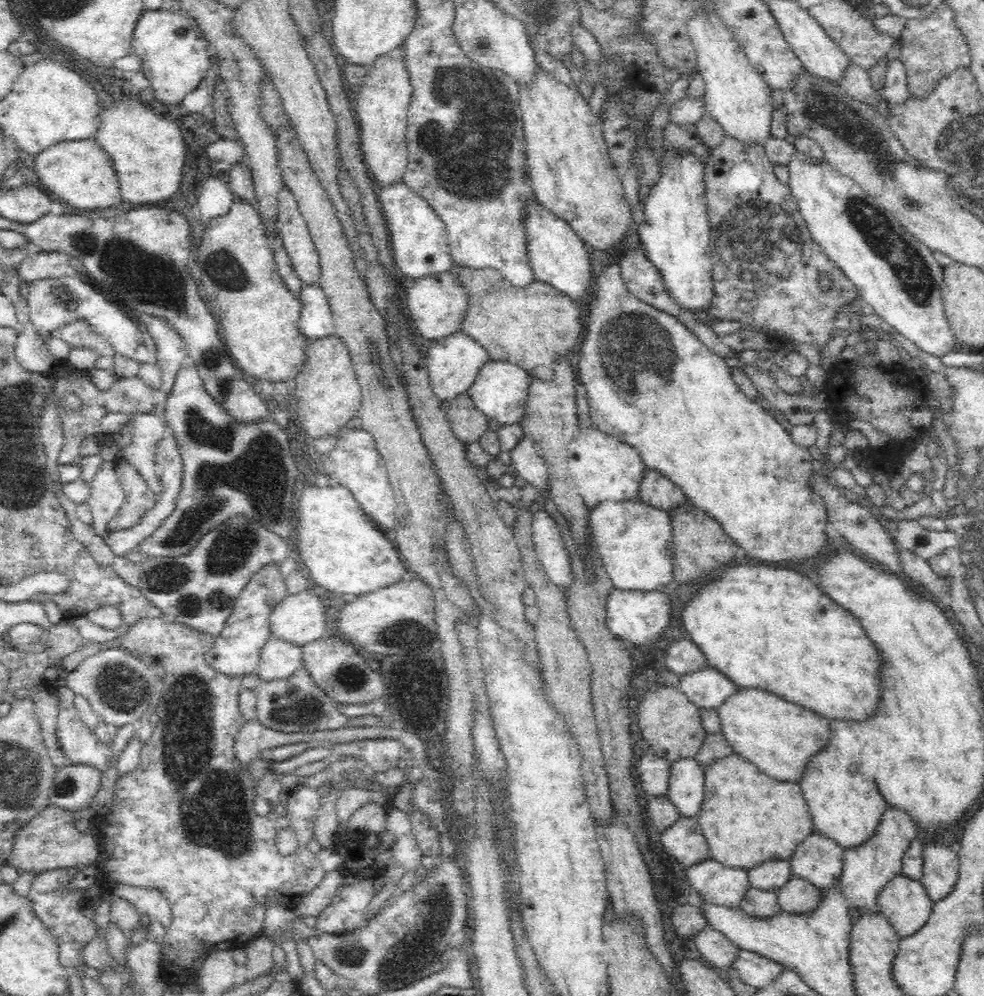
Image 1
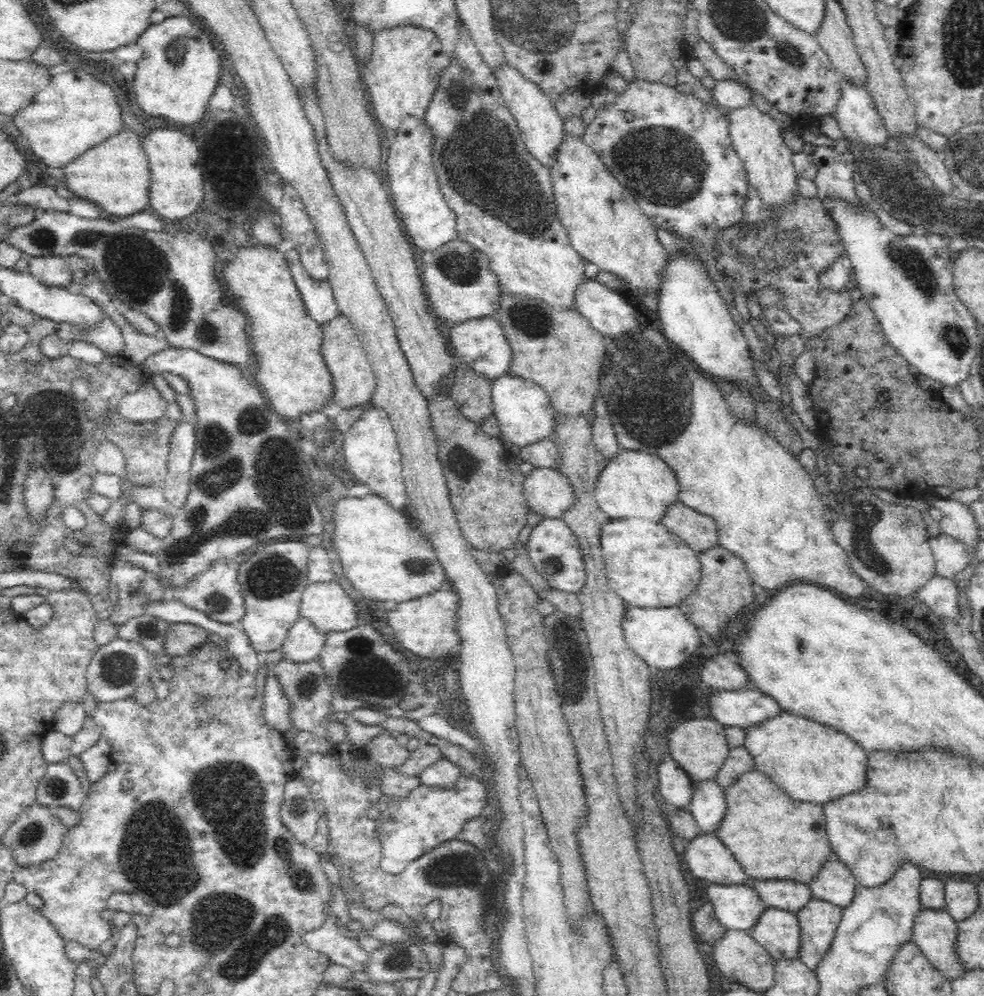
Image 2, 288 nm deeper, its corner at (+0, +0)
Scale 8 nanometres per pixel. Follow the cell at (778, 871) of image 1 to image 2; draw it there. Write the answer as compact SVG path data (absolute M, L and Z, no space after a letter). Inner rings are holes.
M770 878L770 880L754 880L754 888L760 900L770 908L782 908L788 912L800 910L810 898L812 890L808 884L786 878Z

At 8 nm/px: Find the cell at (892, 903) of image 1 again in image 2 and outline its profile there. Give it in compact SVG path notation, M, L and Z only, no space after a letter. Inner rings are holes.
M920 906L912 924L912 942L928 956L928 962L948 980L958 980L966 970L956 966L952 942L956 940L956 920L946 910Z

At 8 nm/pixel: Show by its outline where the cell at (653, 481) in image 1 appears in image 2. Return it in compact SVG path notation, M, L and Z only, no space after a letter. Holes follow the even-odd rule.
M680 500L666 504L666 510L662 512L660 520L674 534L678 534L682 540L686 540L696 552L702 548L720 546L714 520L710 516L698 512L696 508L682 504Z

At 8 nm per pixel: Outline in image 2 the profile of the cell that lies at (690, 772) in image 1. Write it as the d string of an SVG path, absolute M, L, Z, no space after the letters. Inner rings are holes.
M716 778L692 782L692 798L686 808L702 832L714 832L726 810L722 784Z

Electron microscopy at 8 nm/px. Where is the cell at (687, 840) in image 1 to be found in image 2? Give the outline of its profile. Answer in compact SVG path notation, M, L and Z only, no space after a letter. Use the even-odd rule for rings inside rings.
M698 832L694 838L682 844L682 850L684 862L688 864L694 876L718 884L744 882L748 886L754 886L756 878L746 876L740 870L734 856L714 832Z

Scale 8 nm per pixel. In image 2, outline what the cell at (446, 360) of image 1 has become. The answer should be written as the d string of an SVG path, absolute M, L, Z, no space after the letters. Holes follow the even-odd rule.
M494 316L482 318L482 320L468 320L464 324L458 324L450 330L448 336L448 348L450 348L450 358L454 362L454 368L466 368L470 372L474 372L476 376L494 380L498 376L502 376L504 372L508 372L510 366L510 346L506 342L506 338L502 336L502 330L498 328L498 322L494 320Z

